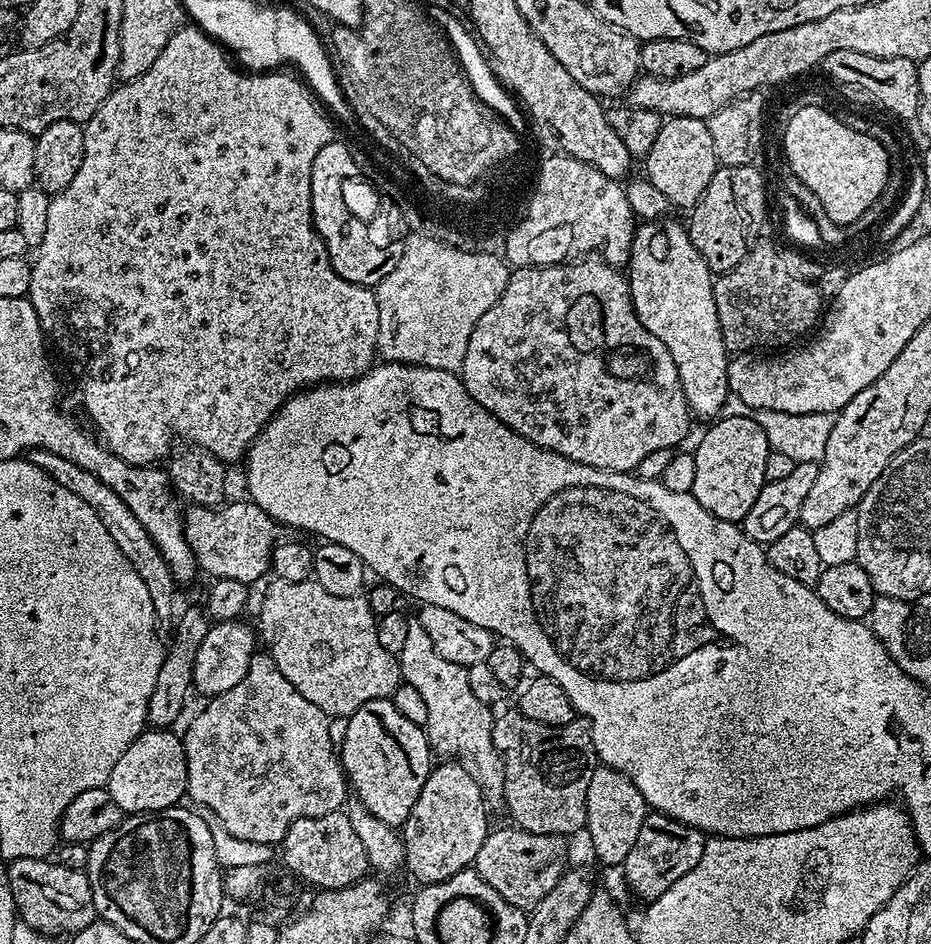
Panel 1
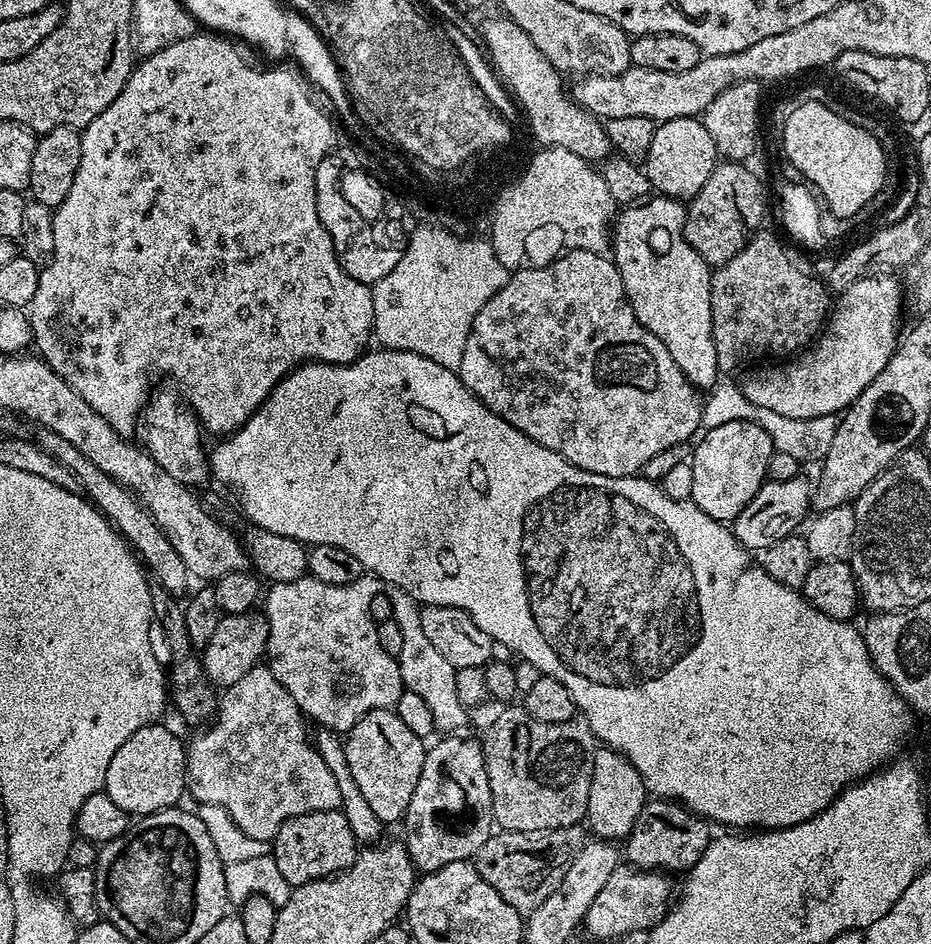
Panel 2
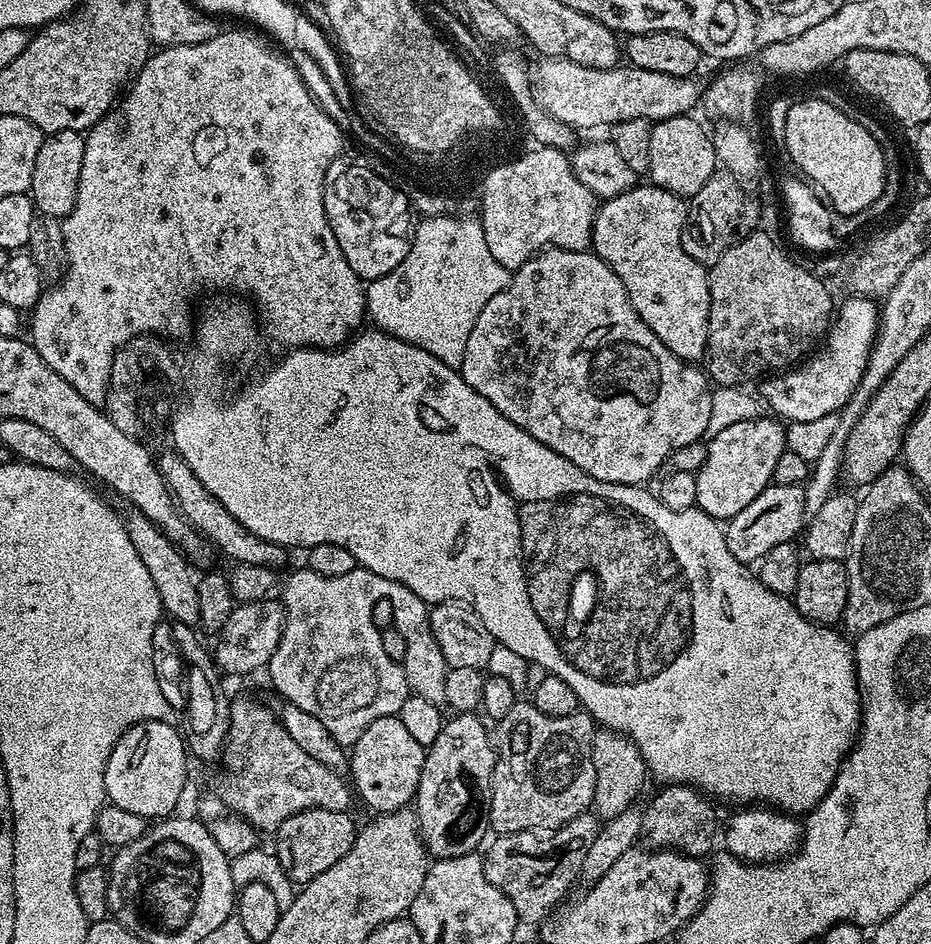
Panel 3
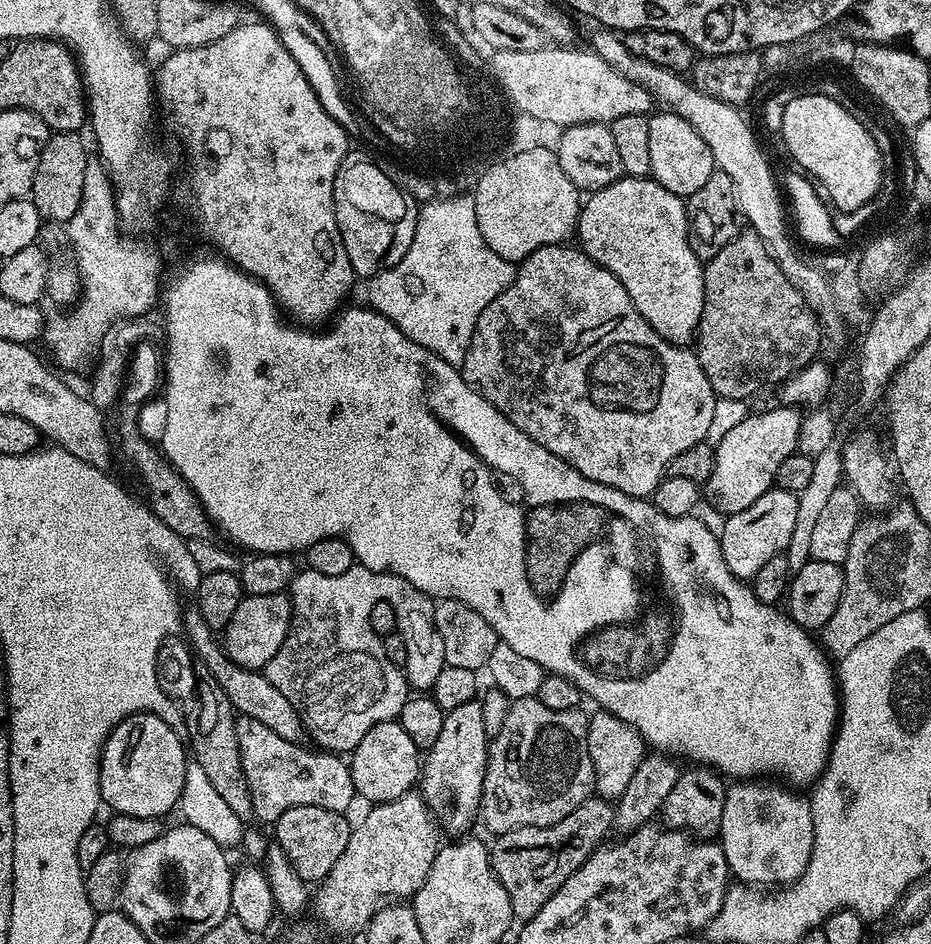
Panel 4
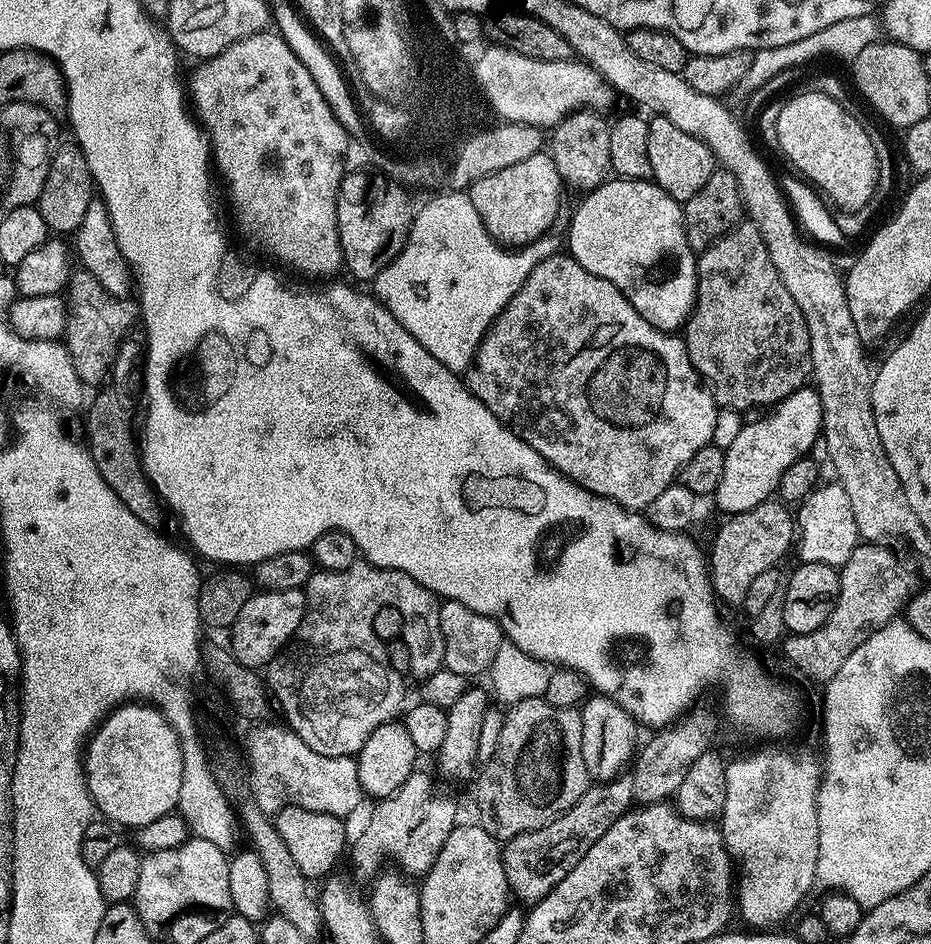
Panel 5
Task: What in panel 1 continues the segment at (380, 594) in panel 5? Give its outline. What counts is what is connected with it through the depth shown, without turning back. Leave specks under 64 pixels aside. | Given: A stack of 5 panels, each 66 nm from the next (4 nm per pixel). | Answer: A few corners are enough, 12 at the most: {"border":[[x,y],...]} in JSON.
{"border":[[269,582],[258,632],[307,701],[347,718],[403,680],[433,753],[503,797],[493,709],[409,619],[397,658],[365,597]]}

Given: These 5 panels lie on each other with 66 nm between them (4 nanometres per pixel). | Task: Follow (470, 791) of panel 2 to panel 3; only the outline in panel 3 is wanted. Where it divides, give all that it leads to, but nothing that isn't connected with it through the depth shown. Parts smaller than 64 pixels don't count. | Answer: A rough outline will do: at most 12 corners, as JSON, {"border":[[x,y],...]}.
{"border":[[476,712],[445,719],[414,811],[429,857],[489,835],[496,750]]}

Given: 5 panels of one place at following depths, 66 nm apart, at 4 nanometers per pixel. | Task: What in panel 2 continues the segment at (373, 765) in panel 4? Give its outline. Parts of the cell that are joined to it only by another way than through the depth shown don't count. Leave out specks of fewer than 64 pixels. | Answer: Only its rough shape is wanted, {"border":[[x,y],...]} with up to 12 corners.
{"border":[[393,709],[346,733],[350,774],[374,814],[399,821],[426,751]]}

